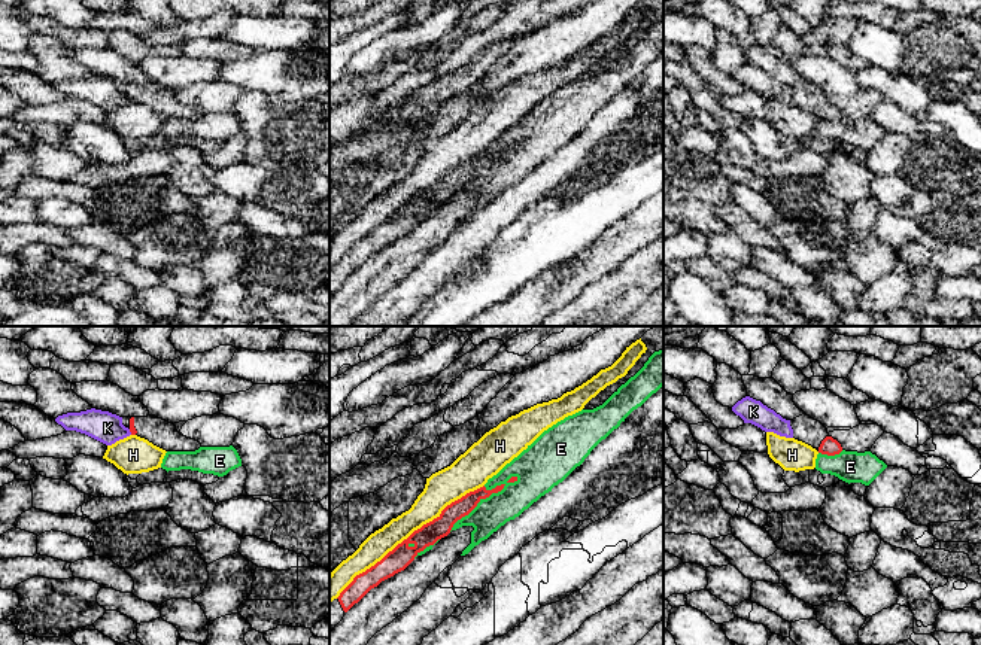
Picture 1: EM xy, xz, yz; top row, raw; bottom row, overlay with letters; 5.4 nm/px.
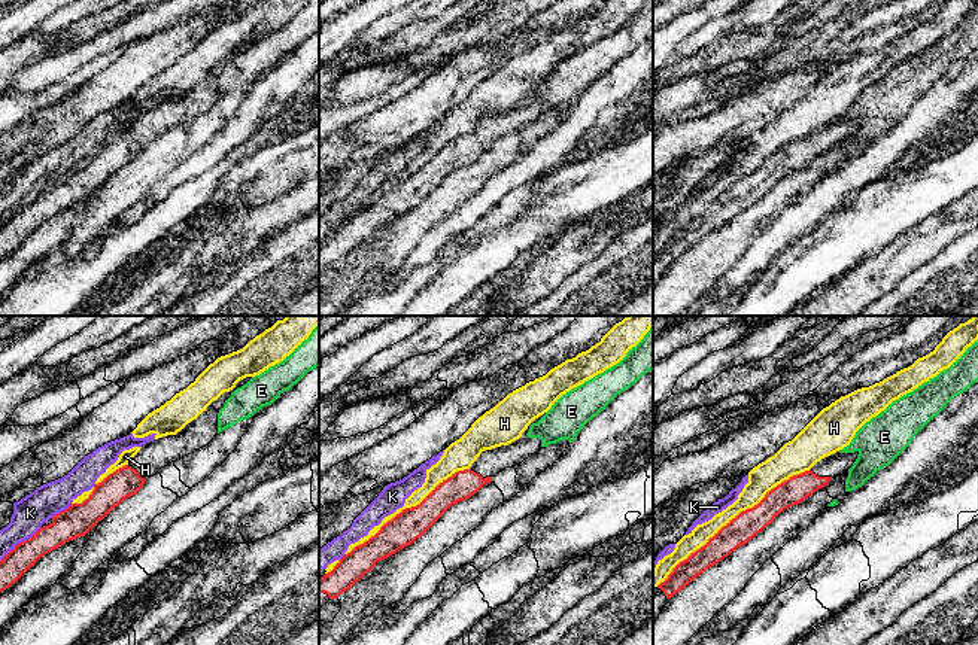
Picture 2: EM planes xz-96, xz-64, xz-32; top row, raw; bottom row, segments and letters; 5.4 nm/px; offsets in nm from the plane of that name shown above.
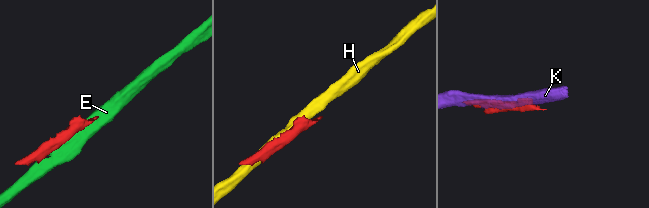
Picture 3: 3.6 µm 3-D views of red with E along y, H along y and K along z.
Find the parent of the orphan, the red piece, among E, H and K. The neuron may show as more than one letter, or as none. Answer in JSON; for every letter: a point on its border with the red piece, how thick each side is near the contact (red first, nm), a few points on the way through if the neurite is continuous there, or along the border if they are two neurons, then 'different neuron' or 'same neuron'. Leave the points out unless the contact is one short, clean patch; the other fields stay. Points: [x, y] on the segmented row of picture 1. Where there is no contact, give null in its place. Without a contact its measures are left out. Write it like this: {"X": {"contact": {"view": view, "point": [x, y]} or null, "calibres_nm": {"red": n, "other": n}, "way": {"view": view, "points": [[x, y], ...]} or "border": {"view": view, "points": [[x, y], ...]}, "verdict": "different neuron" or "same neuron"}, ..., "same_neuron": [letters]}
{"E": {"contact": {"view": "xz", "point": [482, 498]}, "calibres_nm": {"red": 100, "other": 170}, "verdict": "different neuron"}, "H": {"contact": {"view": "xz", "point": [410, 535]}, "calibres_nm": {"red": 120, "other": 160}, "verdict": "different neuron"}, "K": {"contact": {"view": "xy", "point": [130, 431]}, "calibres_nm": {"red": 40, "other": 170}, "verdict": "different neuron"}, "same_neuron": []}

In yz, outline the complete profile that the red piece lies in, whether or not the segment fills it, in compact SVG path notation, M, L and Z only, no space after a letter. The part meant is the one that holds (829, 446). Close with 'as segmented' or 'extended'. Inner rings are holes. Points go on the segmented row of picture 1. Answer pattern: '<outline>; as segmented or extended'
M807 414L790 420L790 426L795 439L811 445L821 454L835 456L842 451L841 444L827 433L826 428Z; extended

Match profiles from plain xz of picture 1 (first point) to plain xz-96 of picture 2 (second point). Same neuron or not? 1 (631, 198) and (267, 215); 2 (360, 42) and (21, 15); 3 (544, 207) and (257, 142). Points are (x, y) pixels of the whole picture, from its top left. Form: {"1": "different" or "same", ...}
{"1": "different", "2": "same", "3": "different"}

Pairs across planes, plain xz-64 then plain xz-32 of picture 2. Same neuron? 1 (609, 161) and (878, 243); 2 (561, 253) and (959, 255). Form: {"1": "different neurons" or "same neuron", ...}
{"1": "same neuron", "2": "different neurons"}

